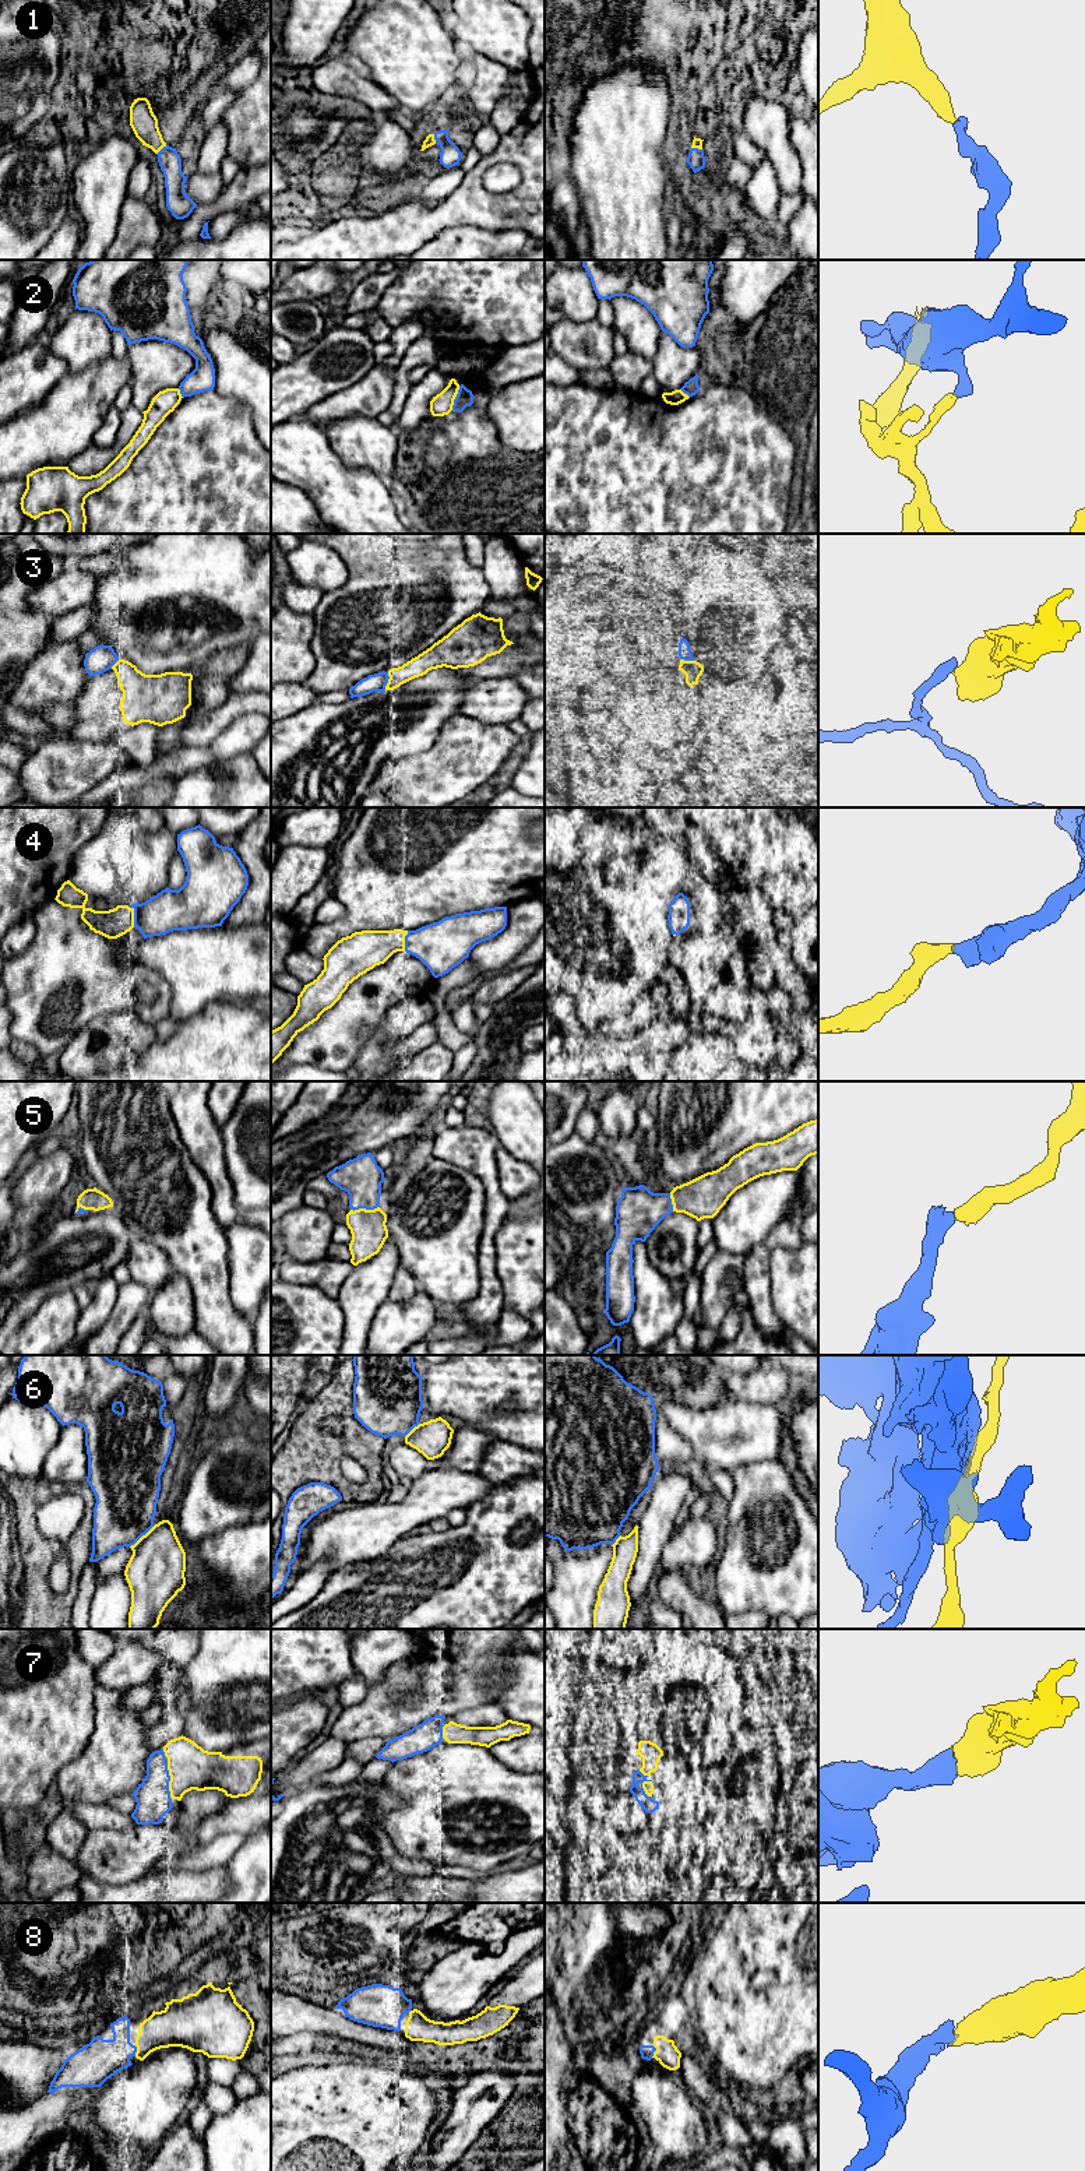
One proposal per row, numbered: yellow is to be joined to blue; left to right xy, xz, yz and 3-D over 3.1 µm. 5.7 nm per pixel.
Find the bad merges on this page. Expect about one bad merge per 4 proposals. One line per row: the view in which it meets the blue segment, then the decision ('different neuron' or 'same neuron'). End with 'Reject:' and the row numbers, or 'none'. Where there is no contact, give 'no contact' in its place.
1: meets blue in xy; same neuron
2: meets blue in xz; different neuron
3: meets blue in xz; different neuron
4: meets blue in xy; same neuron
5: meets blue in xz; same neuron
6: meets blue in xy; same neuron
7: meets blue in xy; same neuron
8: meets blue in yz; same neuron
Reject: 2, 3

